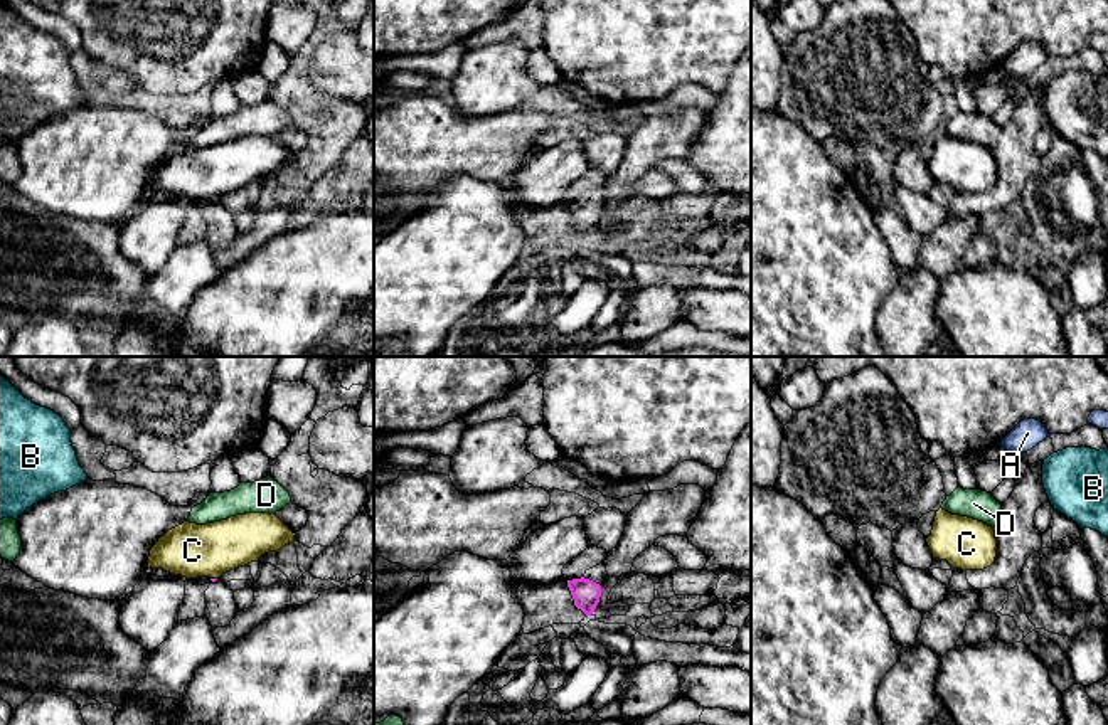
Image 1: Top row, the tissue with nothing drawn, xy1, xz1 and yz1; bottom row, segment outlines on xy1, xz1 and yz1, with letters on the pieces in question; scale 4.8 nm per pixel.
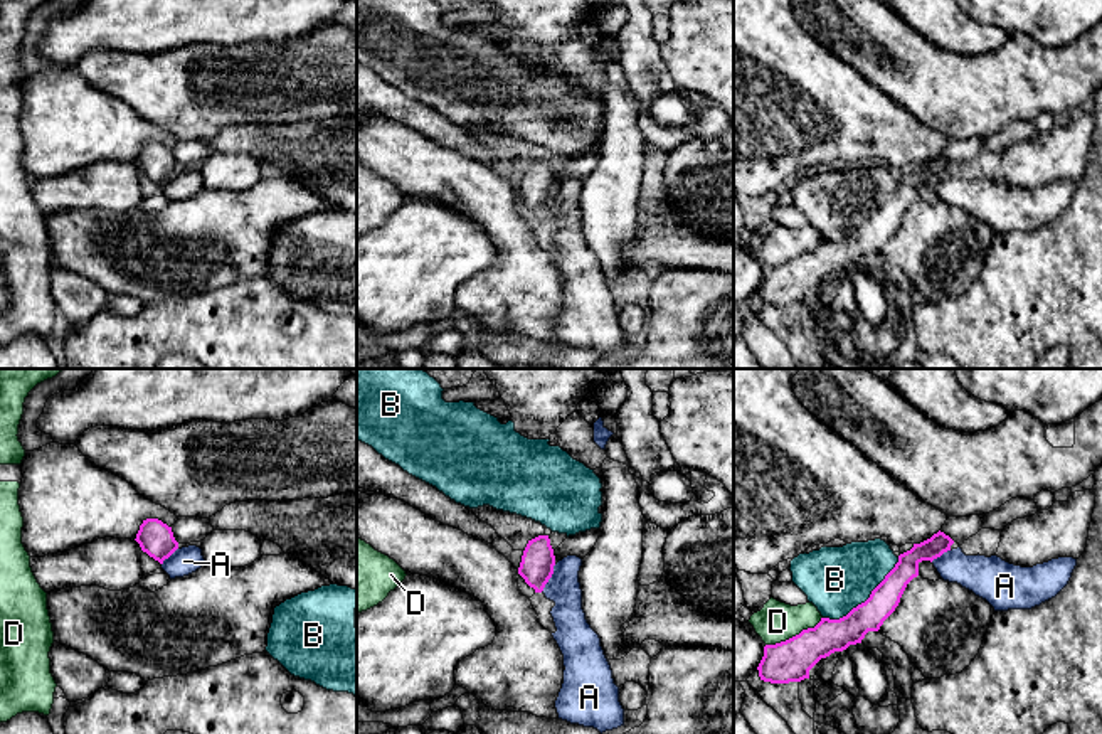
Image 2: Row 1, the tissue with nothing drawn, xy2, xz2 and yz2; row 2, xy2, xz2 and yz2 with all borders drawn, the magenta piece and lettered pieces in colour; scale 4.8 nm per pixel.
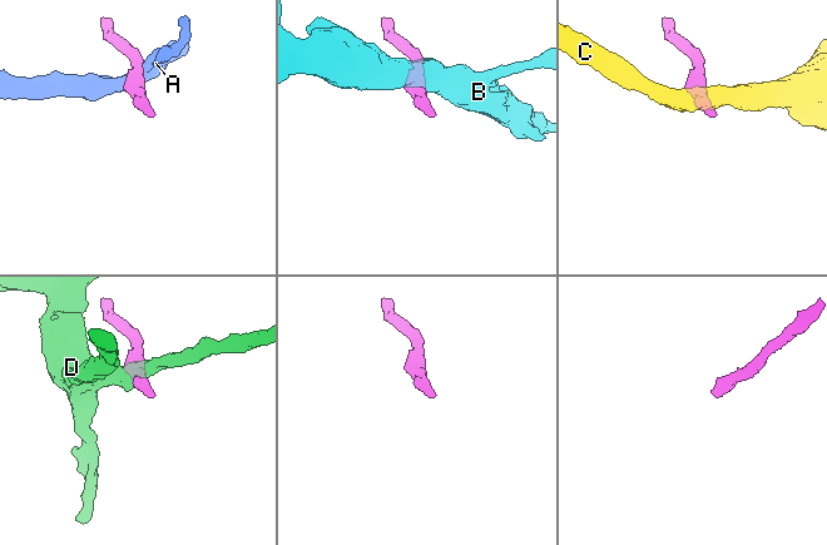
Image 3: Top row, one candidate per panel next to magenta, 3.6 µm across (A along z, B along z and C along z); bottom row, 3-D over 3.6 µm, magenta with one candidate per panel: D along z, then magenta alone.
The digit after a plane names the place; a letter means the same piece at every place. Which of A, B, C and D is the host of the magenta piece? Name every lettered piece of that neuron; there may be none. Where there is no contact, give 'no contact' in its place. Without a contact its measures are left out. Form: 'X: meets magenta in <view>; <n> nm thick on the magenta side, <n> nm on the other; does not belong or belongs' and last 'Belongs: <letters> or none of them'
A: meets magenta in xz2; 160 nm thick on the magenta side, 160 nm on the other; does not belong
B: meets magenta in yz2; 160 nm thick on the magenta side, 320 nm on the other; does not belong
C: meets magenta in xy1; 20 nm thick on the magenta side, 260 nm on the other; does not belong
D: meets magenta in yz2; 200 nm thick on the magenta side, 190 nm on the other; does not belong
Belongs: none of them

